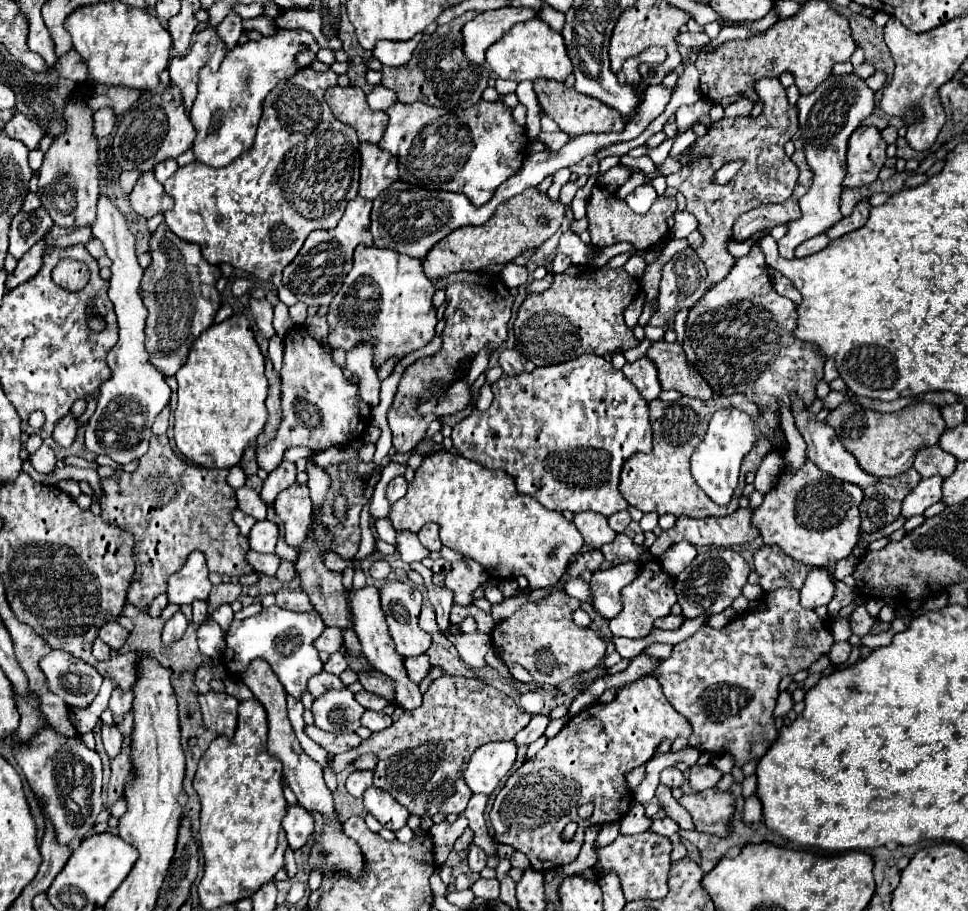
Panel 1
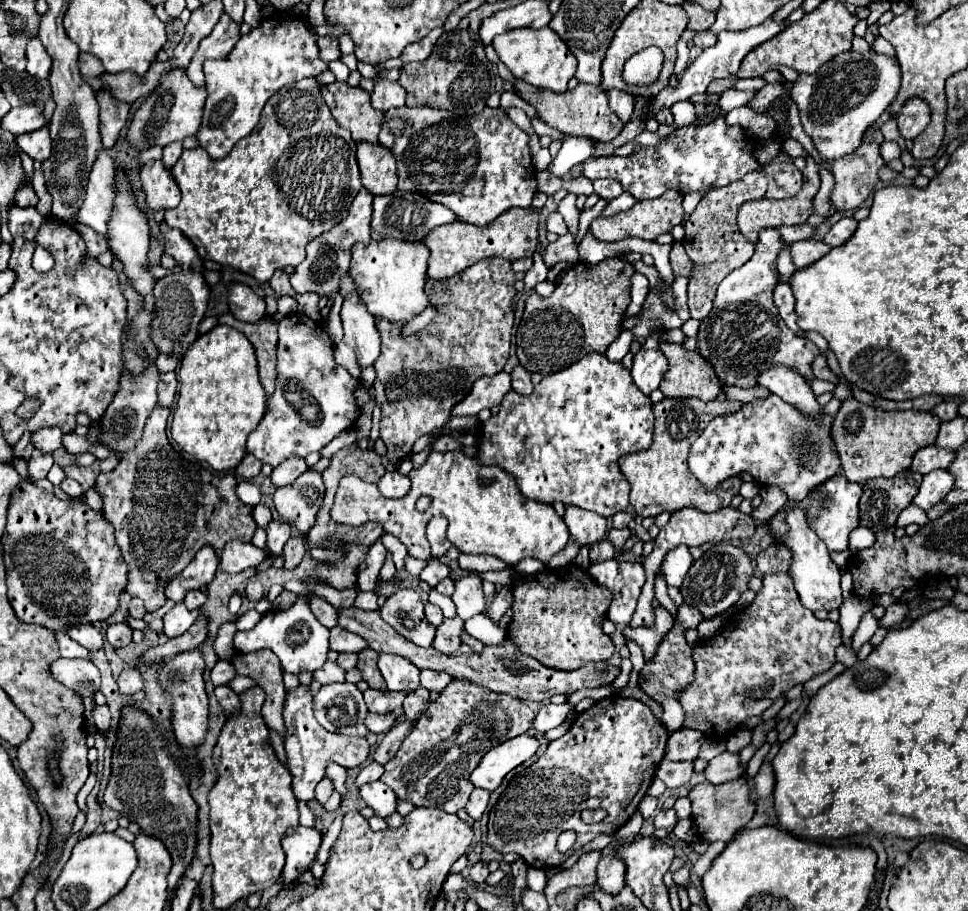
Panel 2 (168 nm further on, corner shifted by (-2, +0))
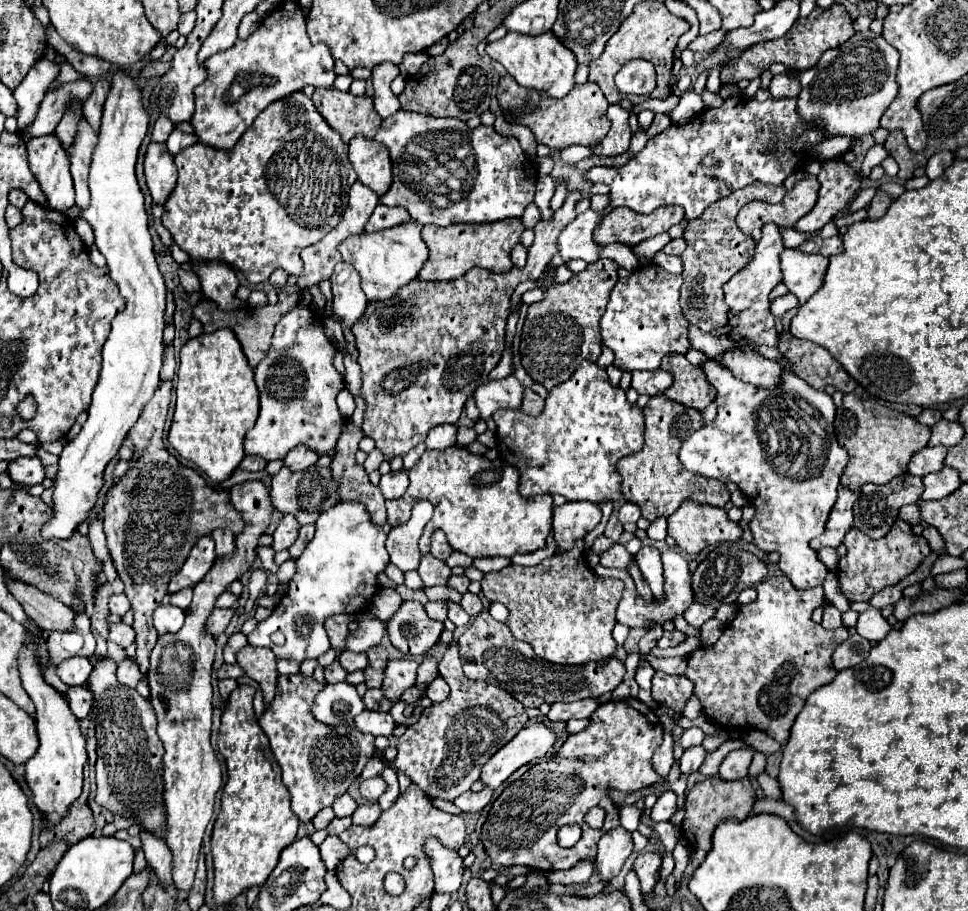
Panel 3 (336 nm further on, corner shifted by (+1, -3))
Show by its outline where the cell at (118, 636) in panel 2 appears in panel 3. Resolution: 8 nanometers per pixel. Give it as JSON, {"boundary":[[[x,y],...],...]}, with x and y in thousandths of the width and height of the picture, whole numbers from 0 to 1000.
{"boundary":[[[122,683],[122,685],[116,685],[116,687],[114,687],[112,703],[120,705],[122,709],[132,711],[132,709],[138,705],[138,700],[140,700],[140,694],[138,694],[136,687],[132,687],[132,685],[128,685],[128,683]]]}

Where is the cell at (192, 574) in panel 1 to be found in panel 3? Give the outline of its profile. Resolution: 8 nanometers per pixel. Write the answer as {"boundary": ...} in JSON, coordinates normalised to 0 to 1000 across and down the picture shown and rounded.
{"boundary":[[[217,588],[207,591],[207,595],[202,595],[202,599],[196,604],[196,610],[190,617],[188,626],[176,634],[174,650],[180,652],[192,643],[202,643],[215,630],[221,615],[223,615],[223,606],[219,591]]]}

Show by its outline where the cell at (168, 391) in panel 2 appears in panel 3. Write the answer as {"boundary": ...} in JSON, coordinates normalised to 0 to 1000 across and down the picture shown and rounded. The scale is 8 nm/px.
{"boundary":[[[169,380],[169,402],[167,402],[167,408],[165,408],[167,417],[180,417],[182,413],[182,386],[180,386],[180,380]]]}

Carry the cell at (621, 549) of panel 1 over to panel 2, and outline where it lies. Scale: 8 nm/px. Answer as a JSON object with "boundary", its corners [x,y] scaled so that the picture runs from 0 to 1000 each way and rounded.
{"boundary":[[[631,581],[631,583],[627,585],[627,592],[633,596],[633,600],[635,600],[637,605],[644,603],[644,598],[646,598],[646,594],[648,594],[650,589],[652,589],[650,581]]]}

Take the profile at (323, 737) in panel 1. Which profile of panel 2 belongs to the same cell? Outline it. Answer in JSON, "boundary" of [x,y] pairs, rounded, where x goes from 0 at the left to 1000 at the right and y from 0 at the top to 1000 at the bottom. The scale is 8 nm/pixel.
{"boundary":[[[307,754],[305,759],[296,761],[294,780],[292,780],[294,794],[296,794],[296,809],[294,809],[294,824],[296,824],[296,842],[303,851],[303,870],[307,877],[321,879],[325,875],[325,864],[319,864],[319,857],[327,859],[336,851],[336,838],[348,835],[350,840],[363,844],[373,840],[381,829],[381,816],[377,809],[354,809],[336,802],[323,787],[321,778],[321,763],[319,754]]]}

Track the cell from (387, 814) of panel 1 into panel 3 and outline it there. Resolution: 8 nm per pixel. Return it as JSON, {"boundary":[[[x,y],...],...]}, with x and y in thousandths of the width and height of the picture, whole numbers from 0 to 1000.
{"boundary":[[[395,852],[372,858],[372,872],[374,872],[376,876],[380,876],[382,880],[388,880],[388,878],[397,872],[397,867],[399,867],[399,858],[395,856]]]}

